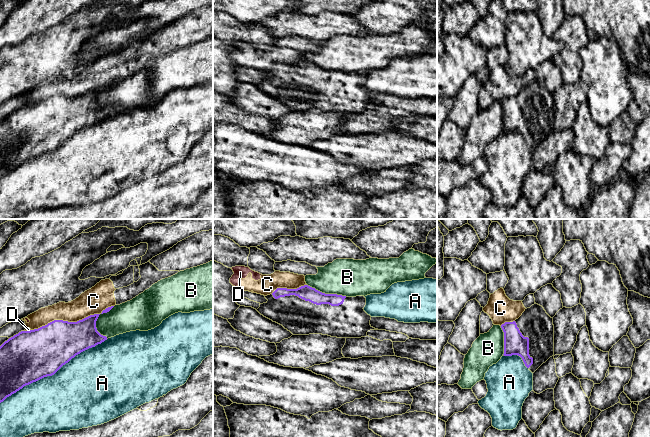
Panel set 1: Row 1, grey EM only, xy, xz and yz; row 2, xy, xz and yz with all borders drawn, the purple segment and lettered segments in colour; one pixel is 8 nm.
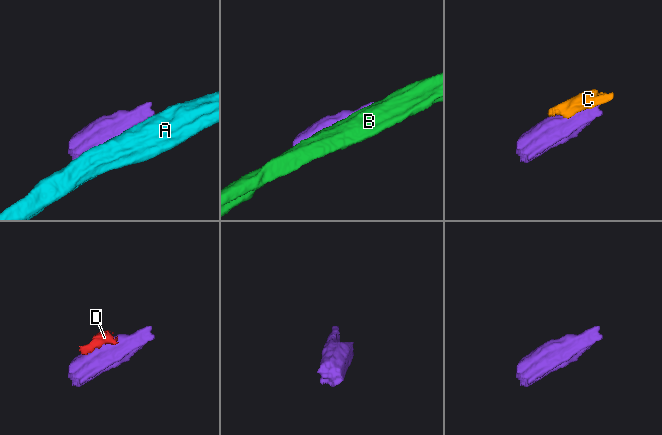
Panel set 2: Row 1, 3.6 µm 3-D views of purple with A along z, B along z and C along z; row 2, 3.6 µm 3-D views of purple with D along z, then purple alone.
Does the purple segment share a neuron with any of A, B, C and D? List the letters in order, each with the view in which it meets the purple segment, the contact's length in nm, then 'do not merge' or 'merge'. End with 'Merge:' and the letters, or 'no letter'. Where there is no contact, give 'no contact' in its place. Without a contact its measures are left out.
A: xy | 1000 nm | do not merge
B: xy | 280 nm | do not merge
C: xy | 700 nm | do not merge
D: xy | 40 nm | do not merge
Merge: no letter

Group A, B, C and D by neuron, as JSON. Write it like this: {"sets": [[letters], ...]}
{"sets": [["A"], ["B"], ["C", "D"]]}

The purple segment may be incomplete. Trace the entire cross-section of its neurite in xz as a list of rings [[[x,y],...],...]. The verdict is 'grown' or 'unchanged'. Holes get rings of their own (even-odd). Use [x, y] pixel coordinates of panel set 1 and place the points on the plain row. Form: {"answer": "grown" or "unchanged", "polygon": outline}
{"answer": "grown", "polygon": [[[308,61],[297,65],[277,64],[272,70],[265,72],[268,76],[260,80],[257,87],[264,93],[282,101],[293,111],[322,110],[337,114],[366,113],[370,106],[377,106],[370,101],[371,92],[364,87],[366,74],[364,72],[346,73],[337,70],[325,70]]]}

